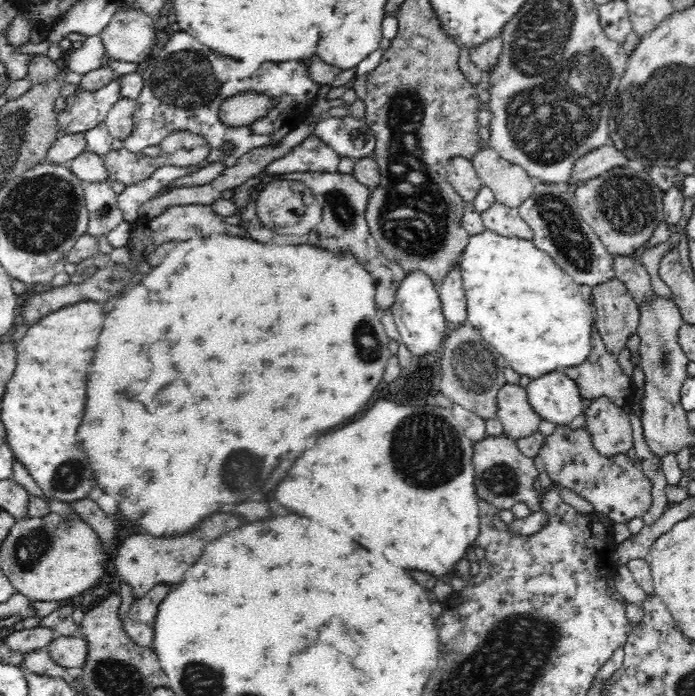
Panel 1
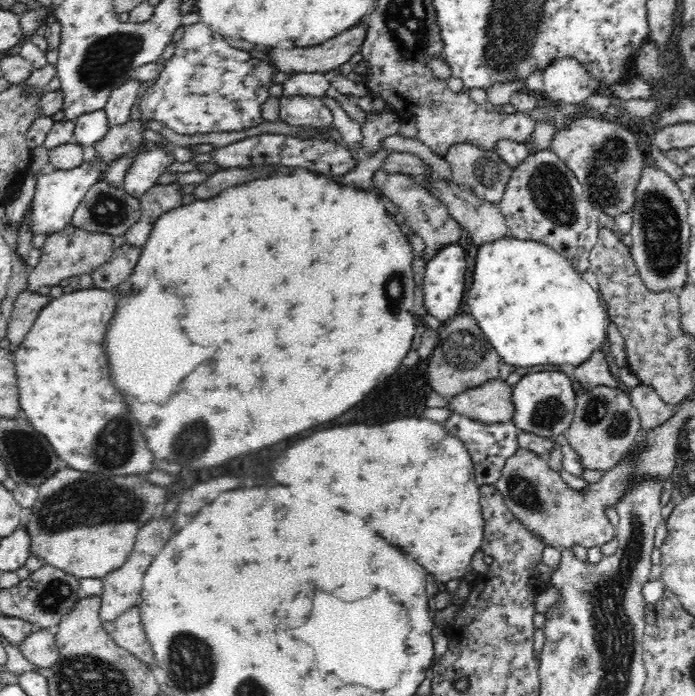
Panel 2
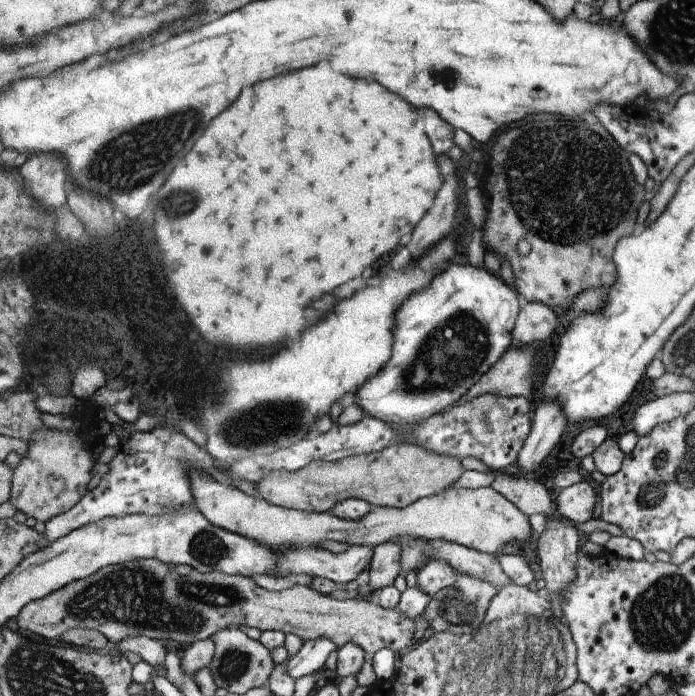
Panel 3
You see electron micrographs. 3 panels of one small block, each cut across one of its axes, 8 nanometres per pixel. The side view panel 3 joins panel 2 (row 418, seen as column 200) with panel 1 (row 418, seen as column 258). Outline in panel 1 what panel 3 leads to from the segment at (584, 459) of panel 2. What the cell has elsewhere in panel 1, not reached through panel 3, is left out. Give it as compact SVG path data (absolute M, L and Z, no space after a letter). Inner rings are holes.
M606 396L592 400L584 410L584 426L592 446L598 454L612 458L634 448L632 428L628 420L628 406L618 406Z

